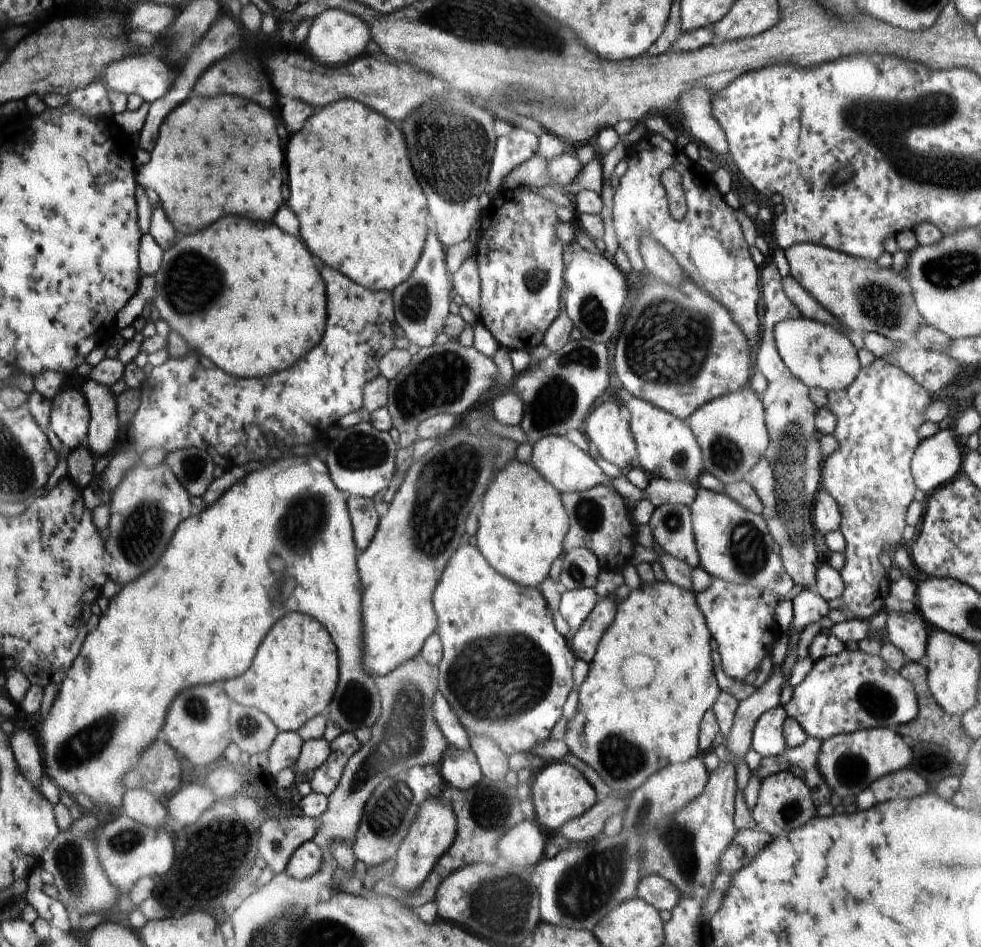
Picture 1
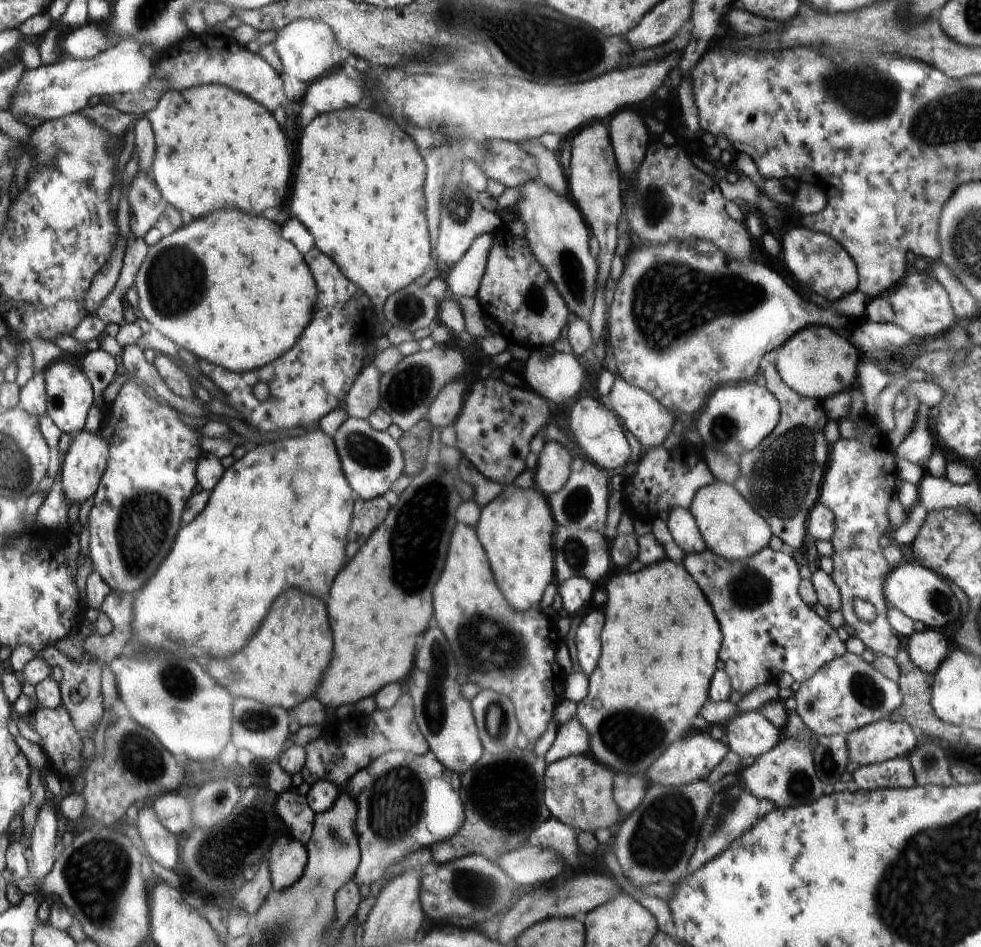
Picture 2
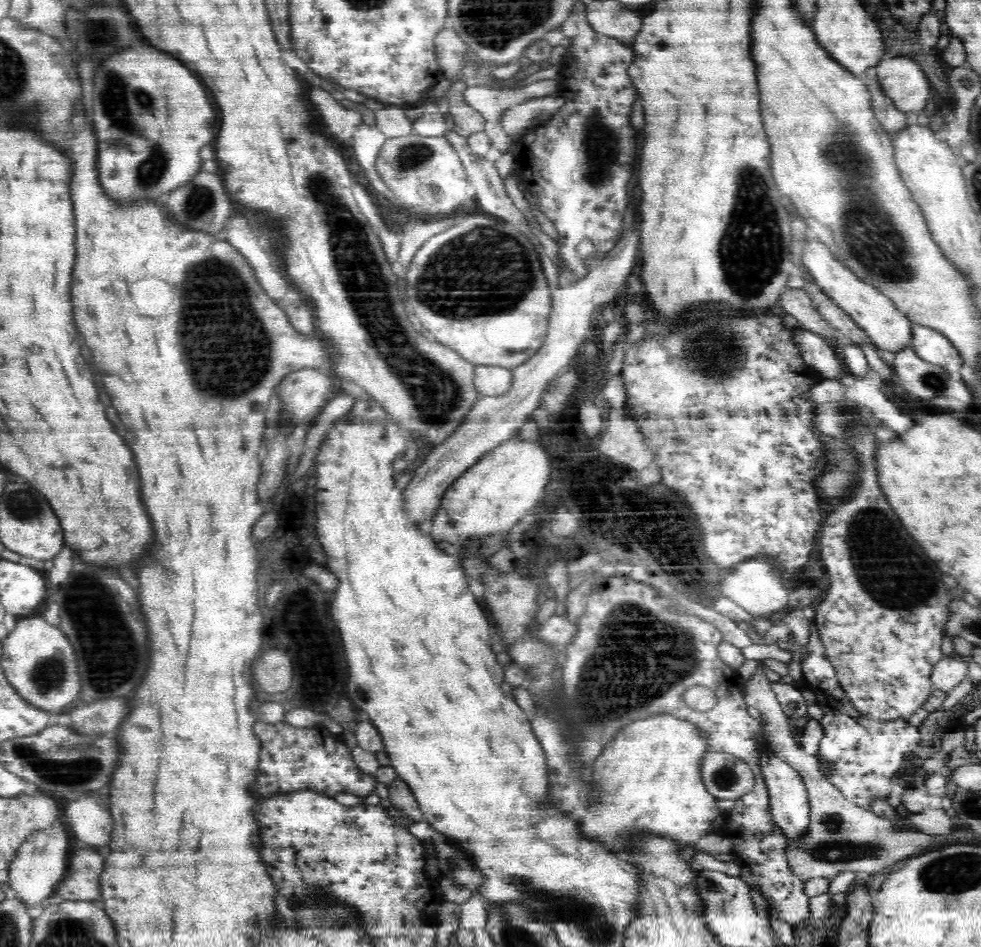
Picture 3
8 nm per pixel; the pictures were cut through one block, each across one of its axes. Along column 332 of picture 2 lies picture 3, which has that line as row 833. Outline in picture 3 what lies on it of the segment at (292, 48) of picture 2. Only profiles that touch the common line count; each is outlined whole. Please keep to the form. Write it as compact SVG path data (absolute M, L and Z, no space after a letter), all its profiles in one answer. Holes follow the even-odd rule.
M64 825L63 831L58 834L60 838L50 838L52 835L41 831L26 837L22 846L14 857L14 861L9 868L7 883L14 892L14 896L20 897L26 906L38 906L44 902L44 898L54 896L58 881L66 874L68 862L68 848L70 848L70 838L68 828Z

